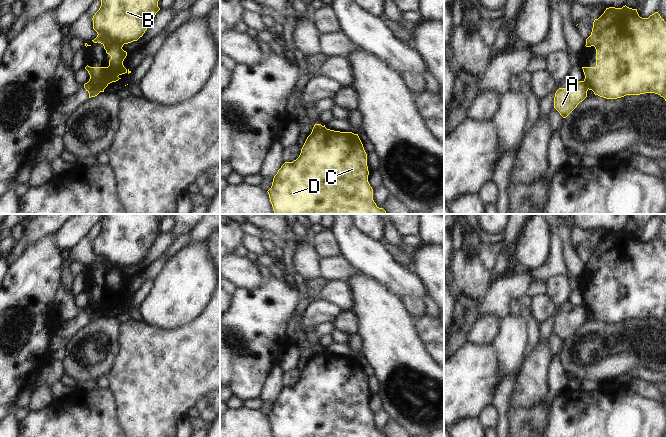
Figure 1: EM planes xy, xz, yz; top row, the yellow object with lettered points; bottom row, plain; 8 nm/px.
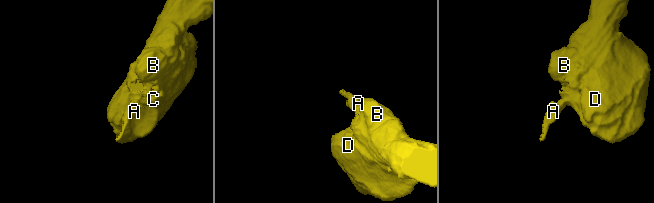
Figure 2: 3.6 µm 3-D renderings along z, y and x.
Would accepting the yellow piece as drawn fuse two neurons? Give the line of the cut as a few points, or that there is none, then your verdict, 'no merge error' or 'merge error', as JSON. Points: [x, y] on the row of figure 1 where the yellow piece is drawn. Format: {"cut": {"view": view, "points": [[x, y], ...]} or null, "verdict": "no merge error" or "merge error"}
{"cut": {"view": "xy", "points": [[88, 81], [101, 91]]}, "verdict": "merge error"}

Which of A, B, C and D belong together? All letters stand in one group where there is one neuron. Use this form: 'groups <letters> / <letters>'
groups A / B C D

